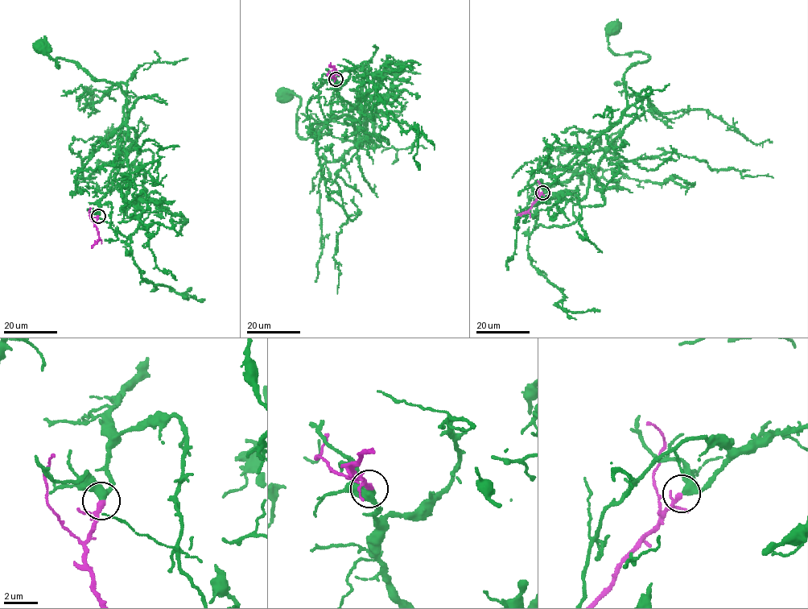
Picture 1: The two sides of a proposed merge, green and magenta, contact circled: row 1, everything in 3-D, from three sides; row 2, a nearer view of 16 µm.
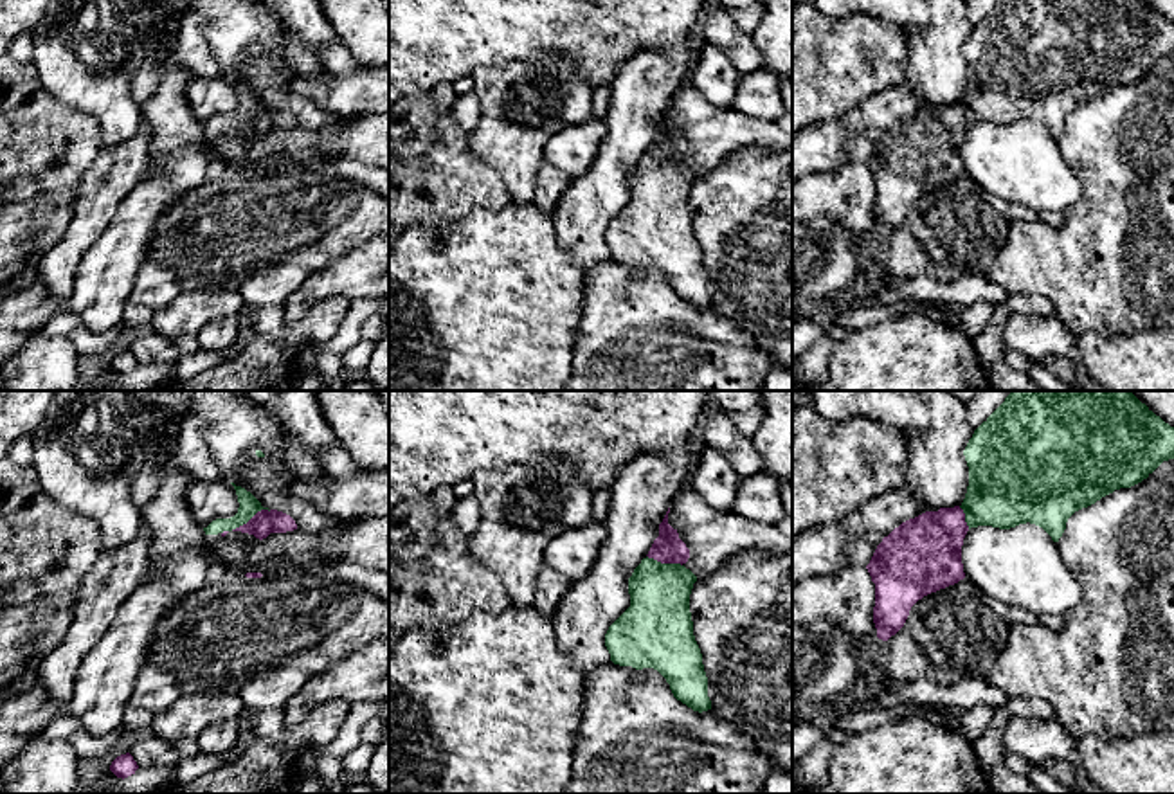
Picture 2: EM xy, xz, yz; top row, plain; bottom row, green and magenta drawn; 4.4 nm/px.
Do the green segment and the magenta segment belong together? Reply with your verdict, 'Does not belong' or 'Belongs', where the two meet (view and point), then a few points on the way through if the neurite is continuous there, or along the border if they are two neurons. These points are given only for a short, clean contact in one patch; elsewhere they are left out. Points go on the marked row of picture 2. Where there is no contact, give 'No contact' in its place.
Belongs. Touches green at xy (251, 517). Path across: xy (249, 505), (251, 517), (263, 523)

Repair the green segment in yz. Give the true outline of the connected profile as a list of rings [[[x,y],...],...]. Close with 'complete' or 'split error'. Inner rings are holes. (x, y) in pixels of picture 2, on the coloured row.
[[[1010,391],[1005,402],[974,430],[963,456],[969,466],[963,502],[902,522],[882,538],[866,565],[875,583],[873,623],[877,637],[882,641],[904,627],[918,600],[965,578],[962,546],[971,528],[1010,529],[1030,522],[1059,542],[1075,511],[1095,504],[1115,490],[1142,483],[1163,461],[1174,459],[1174,427],[1156,416],[1131,391]]]; split error

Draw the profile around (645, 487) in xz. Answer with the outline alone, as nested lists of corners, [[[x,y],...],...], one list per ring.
[[[688,445],[673,452],[646,452],[619,470],[610,490],[610,506],[603,522],[607,529],[605,544],[591,571],[571,582],[553,612],[556,645],[585,679],[610,661],[605,634],[630,607],[628,578],[641,560],[646,558],[654,540],[659,537],[659,524],[672,501],[686,488],[690,472]]]

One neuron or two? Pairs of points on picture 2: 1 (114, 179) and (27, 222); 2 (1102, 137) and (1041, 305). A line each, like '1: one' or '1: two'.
1: two
2: two

